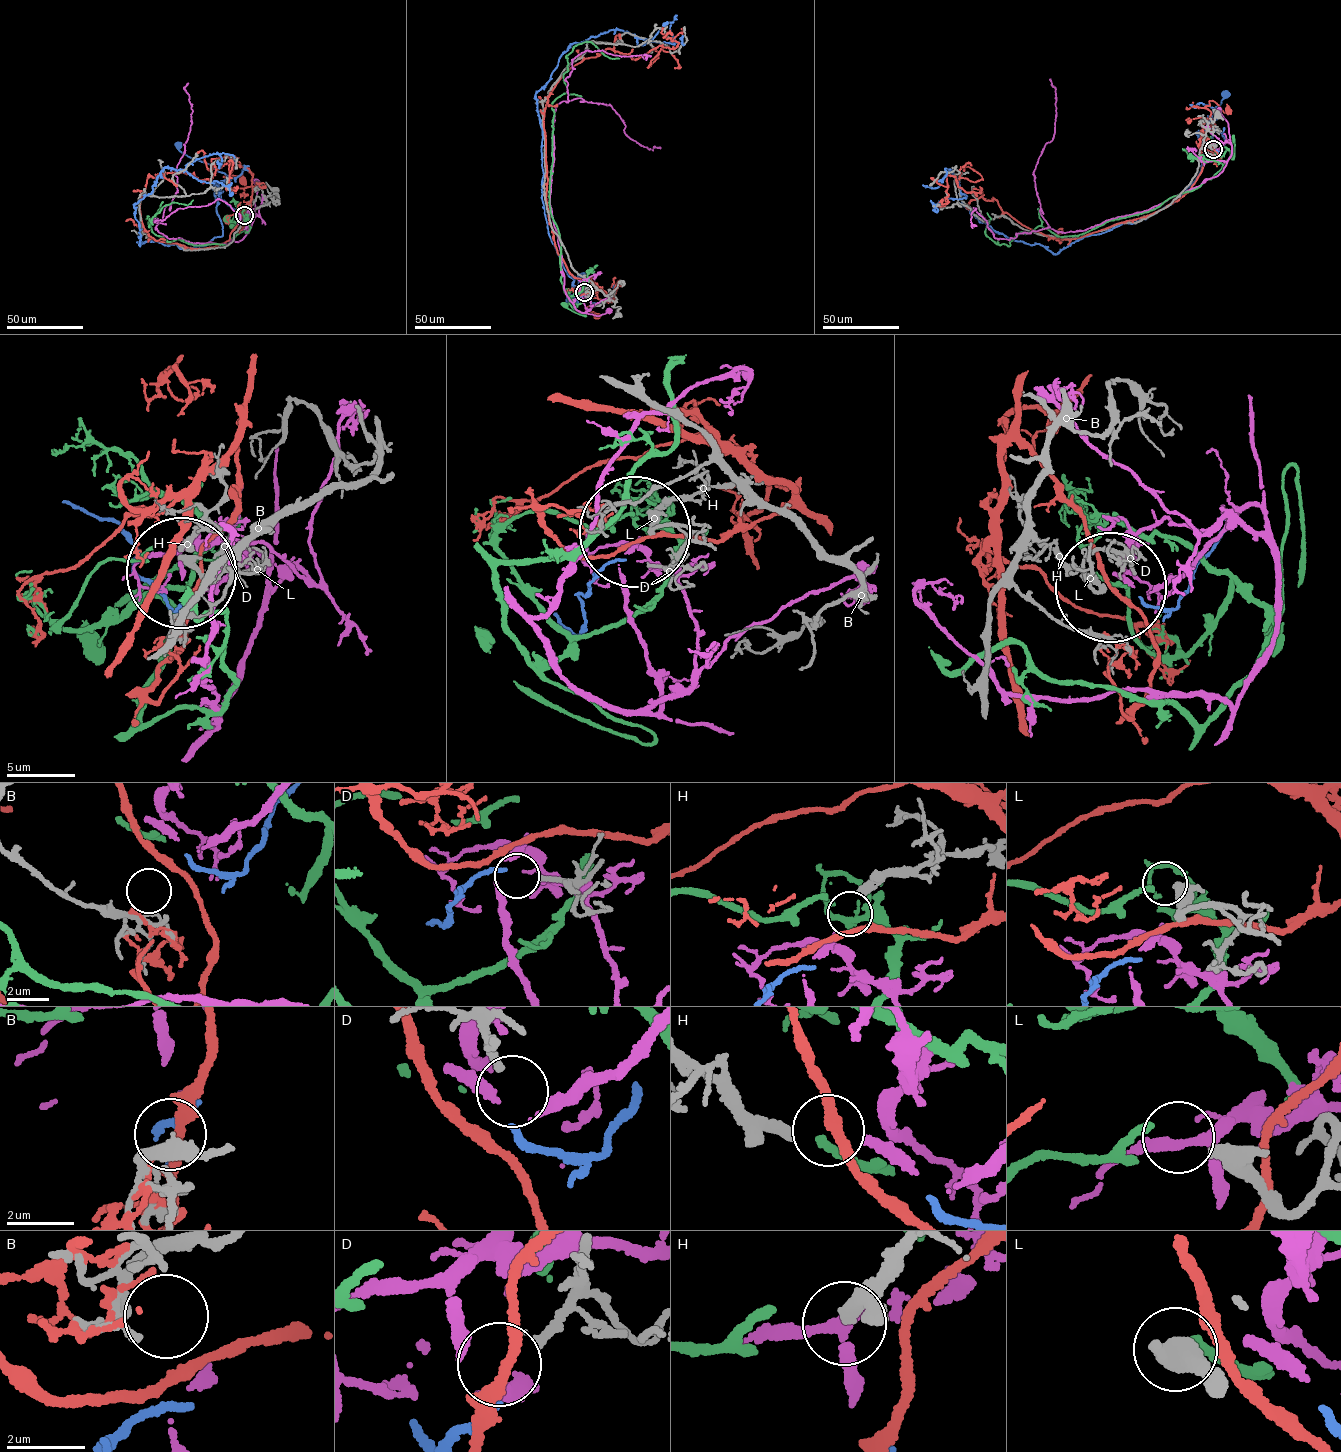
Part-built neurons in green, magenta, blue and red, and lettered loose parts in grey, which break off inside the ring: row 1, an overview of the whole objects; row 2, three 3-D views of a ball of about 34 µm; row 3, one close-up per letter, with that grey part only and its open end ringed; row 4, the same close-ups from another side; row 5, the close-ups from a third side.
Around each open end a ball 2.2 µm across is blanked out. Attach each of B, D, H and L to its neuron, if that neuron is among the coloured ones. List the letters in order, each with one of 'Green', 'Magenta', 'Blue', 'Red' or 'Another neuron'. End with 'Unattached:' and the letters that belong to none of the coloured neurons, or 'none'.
B: Another neuron
D: Blue
H: Magenta
L: Green
Unattached: B

